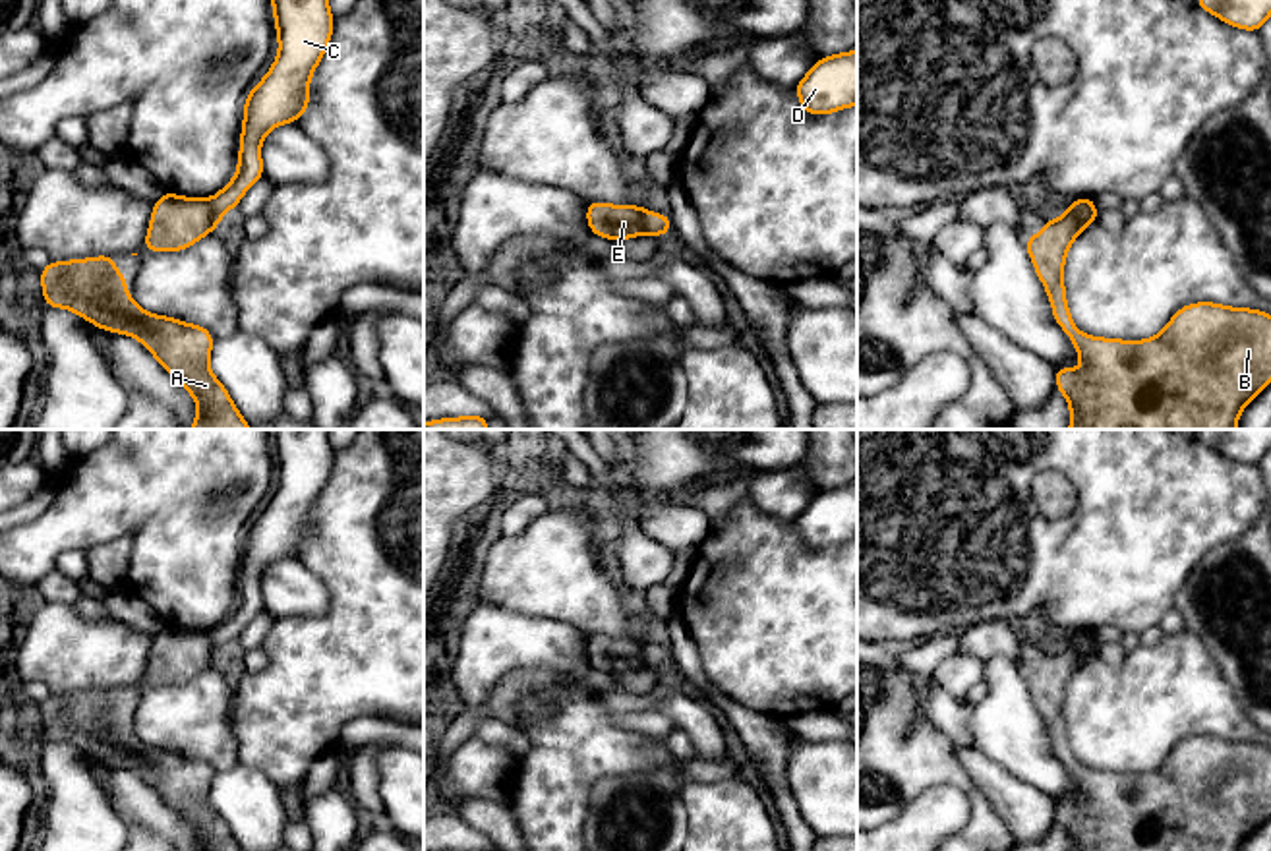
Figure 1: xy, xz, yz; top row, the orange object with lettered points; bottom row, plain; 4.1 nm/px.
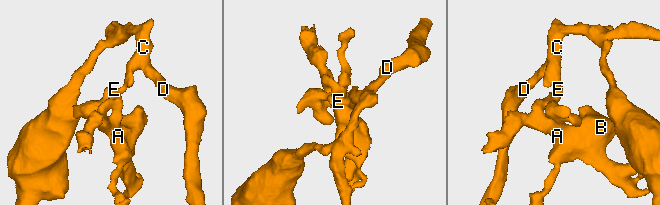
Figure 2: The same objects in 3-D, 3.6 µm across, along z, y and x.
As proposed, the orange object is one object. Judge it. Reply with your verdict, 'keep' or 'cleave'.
cleave

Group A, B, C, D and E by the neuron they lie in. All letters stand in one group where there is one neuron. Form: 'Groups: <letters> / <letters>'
Groups: A B E / C D

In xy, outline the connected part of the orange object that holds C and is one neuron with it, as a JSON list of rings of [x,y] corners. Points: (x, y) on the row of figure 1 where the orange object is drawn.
[[[271,0],[279,56],[244,101],[238,168],[209,205],[217,219],[238,207],[244,193],[265,176],[261,141],[277,126],[296,124],[310,108],[310,77],[333,37],[329,0]]]

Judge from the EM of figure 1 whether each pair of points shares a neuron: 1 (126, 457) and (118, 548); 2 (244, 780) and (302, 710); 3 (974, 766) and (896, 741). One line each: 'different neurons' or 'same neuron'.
1: different neurons
2: different neurons
3: different neurons

